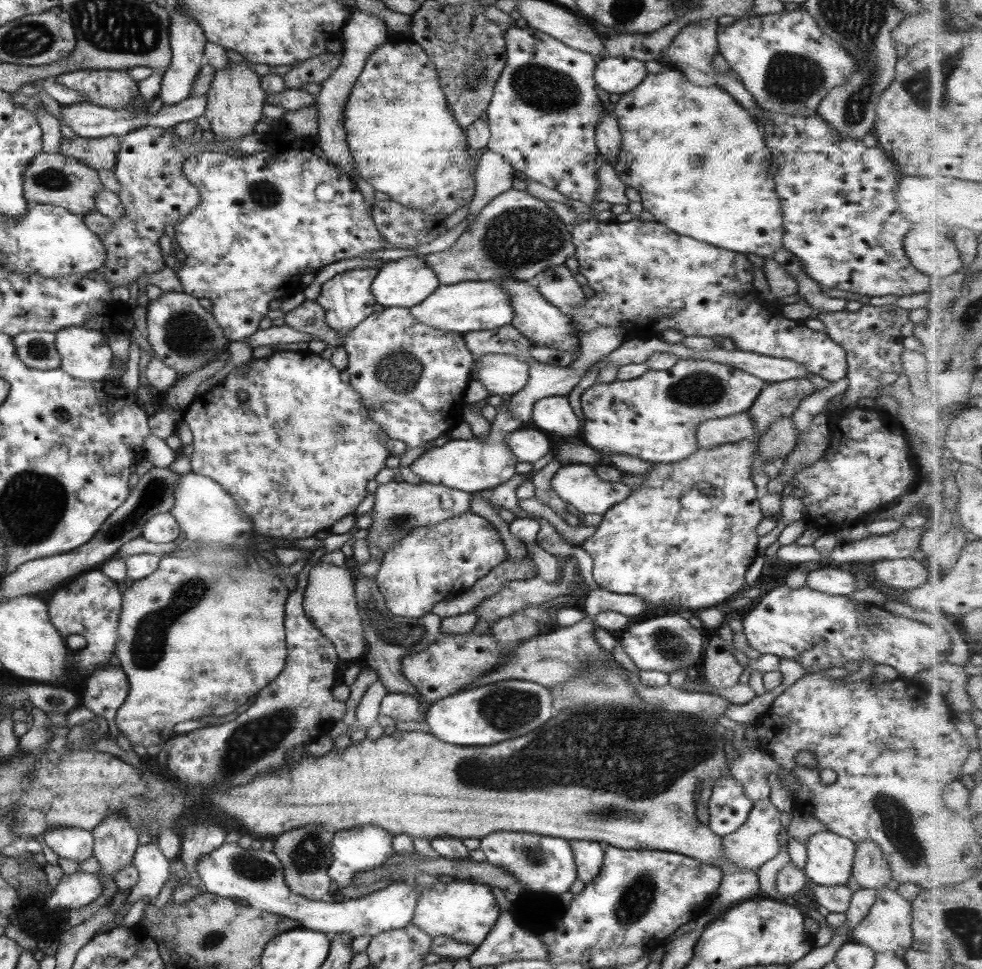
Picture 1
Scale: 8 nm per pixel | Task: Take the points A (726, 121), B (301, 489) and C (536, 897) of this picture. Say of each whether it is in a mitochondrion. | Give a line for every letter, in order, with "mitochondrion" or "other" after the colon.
A: mitochondrion
B: other
C: mitochondrion

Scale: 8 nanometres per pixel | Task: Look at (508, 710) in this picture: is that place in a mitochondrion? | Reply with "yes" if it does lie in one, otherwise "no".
yes

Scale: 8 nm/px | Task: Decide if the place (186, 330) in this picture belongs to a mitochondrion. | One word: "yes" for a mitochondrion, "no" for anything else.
yes

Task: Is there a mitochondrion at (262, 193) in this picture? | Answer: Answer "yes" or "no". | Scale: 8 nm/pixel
yes

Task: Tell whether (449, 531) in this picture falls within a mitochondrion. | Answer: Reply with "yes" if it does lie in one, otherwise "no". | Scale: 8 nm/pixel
no

